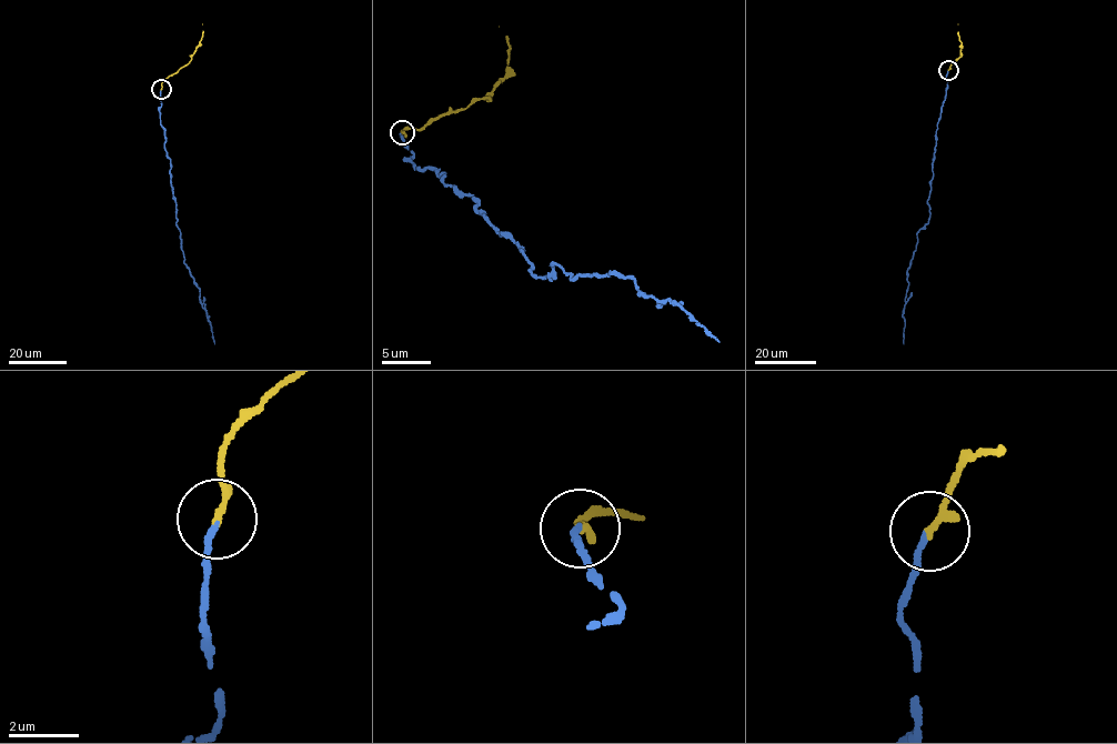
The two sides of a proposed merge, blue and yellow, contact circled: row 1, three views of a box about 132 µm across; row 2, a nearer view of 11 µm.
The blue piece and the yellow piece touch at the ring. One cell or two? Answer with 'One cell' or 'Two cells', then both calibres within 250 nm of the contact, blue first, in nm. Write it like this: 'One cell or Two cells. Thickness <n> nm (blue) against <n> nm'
One cell. Thickness 140 nm (blue) against 200 nm

